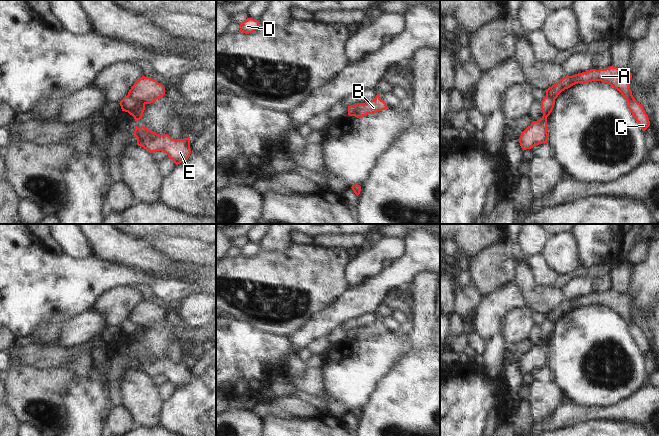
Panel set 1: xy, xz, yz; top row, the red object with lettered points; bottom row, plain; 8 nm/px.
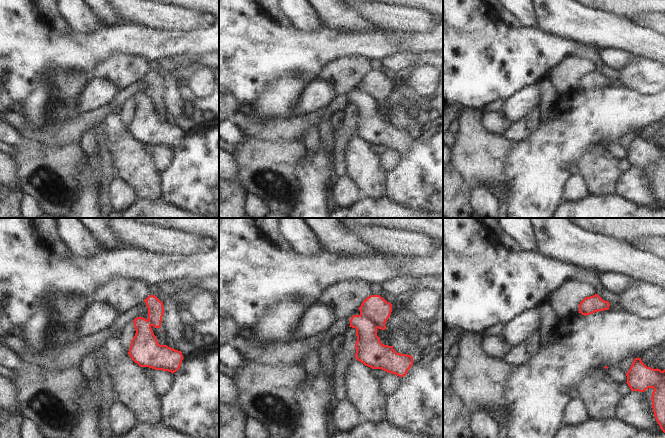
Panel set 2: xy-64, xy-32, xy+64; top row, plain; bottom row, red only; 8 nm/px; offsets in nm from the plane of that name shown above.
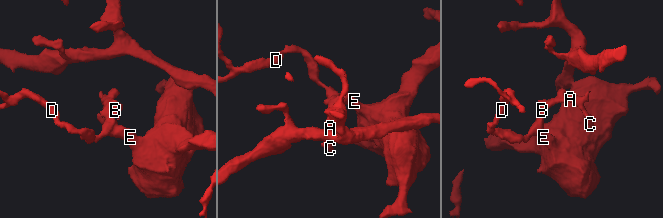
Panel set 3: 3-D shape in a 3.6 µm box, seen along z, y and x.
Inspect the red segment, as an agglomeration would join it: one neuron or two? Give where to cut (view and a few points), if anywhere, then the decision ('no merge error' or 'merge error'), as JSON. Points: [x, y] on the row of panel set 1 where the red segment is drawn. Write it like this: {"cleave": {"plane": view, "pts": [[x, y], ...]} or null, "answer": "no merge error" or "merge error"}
{"cleave": {"plane": "xy", "pts": [[128, 94], [144, 104]]}, "answer": "merge error"}

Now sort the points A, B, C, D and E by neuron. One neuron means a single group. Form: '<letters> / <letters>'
A B C / D E

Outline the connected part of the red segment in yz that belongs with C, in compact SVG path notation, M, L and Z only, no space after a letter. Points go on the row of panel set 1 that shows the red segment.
M613 66L599 70L590 69L572 76L566 75L545 91L547 97L556 99L562 91L578 83L589 83L592 81L607 83L617 89L626 99L630 112L638 122L640 128L645 131L650 126L650 121L643 106L632 95L630 89L631 78L632 74L627 69L619 69Z

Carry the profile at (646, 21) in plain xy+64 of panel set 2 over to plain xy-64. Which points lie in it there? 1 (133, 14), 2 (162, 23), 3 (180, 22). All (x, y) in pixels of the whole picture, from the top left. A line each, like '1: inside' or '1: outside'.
1: inside
2: inside
3: inside

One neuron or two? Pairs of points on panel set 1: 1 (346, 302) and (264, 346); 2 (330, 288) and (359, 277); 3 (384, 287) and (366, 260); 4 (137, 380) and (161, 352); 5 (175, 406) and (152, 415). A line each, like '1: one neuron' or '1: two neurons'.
1: two neurons
2: two neurons
3: two neurons
4: two neurons
5: two neurons

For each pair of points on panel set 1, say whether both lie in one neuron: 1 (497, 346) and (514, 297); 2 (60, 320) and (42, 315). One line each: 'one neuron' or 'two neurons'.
1: one neuron
2: two neurons

